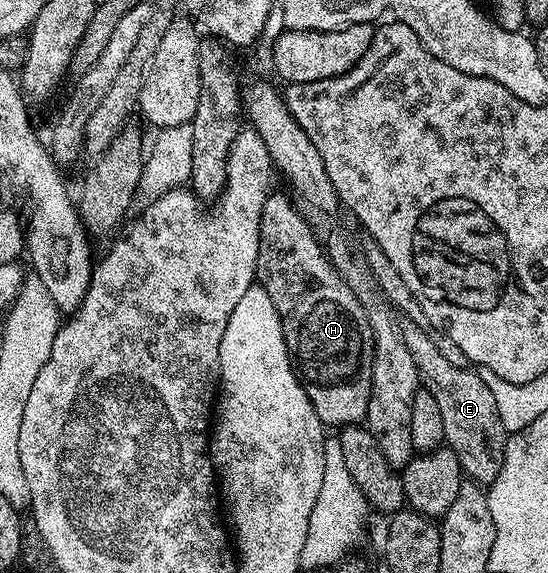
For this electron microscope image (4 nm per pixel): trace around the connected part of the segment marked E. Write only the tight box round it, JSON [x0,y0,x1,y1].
[400,320,506,485]

